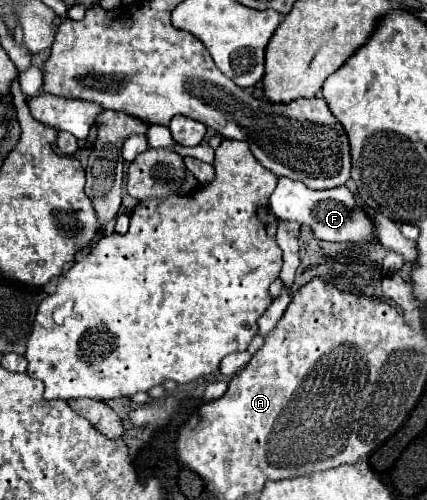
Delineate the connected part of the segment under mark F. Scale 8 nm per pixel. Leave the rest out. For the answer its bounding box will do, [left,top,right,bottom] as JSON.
[269,177,377,243]

